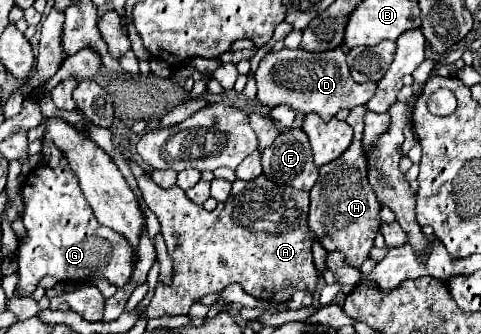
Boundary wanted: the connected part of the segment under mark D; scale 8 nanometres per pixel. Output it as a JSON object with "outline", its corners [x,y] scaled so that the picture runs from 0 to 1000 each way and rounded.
{"outline":[[[597,141],[559,153],[530,213],[538,308],[551,320],[597,314],[622,344],[655,332],[667,356],[688,356],[705,326],[734,326],[738,314],[763,308],[778,287],[784,249],[738,249],[734,237],[726,237],[726,213],[713,207],[713,195],[692,189],[696,177],[717,177],[717,159],[709,147],[647,159]]]}

